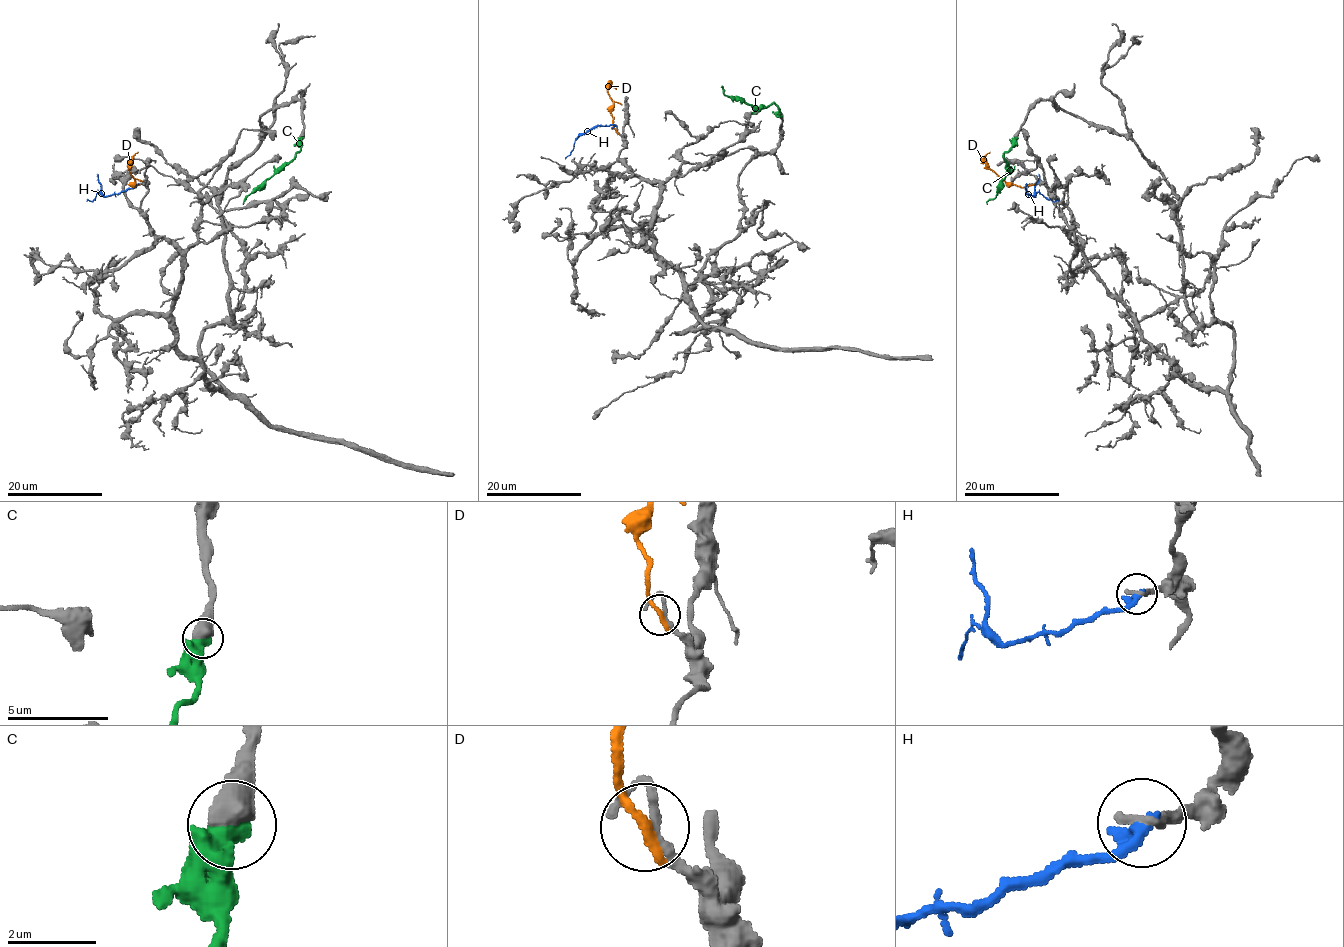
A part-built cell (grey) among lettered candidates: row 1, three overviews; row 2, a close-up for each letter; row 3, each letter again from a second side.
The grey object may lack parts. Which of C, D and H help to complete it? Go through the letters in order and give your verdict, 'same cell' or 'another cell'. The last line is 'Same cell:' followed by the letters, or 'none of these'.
C: same cell
D: another cell
H: another cell
Same cell: C

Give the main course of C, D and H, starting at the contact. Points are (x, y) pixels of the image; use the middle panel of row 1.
C: (780, 115), (774, 103), (751, 107), (728, 97), (720, 86)
D: (616, 130), (608, 88), (611, 84), (616, 89)
H: (615, 126), (598, 126), (581, 133), (565, 159)

